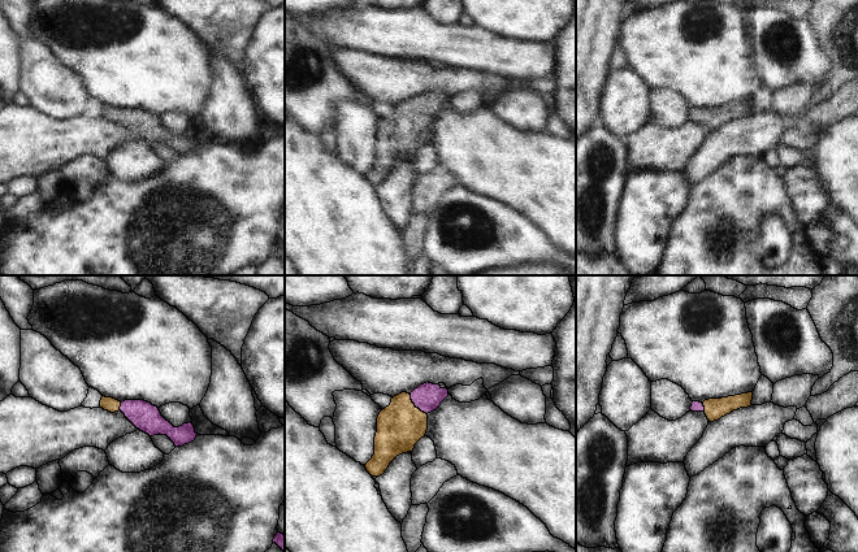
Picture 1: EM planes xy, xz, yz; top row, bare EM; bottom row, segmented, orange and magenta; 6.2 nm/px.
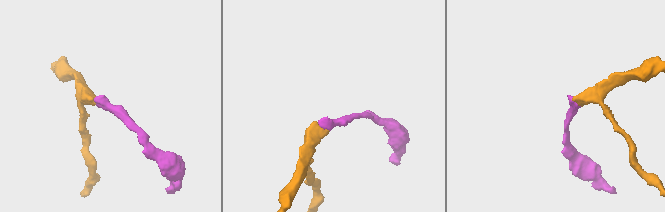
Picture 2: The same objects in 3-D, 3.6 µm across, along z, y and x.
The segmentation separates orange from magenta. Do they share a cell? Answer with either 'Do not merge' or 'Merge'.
Merge.

